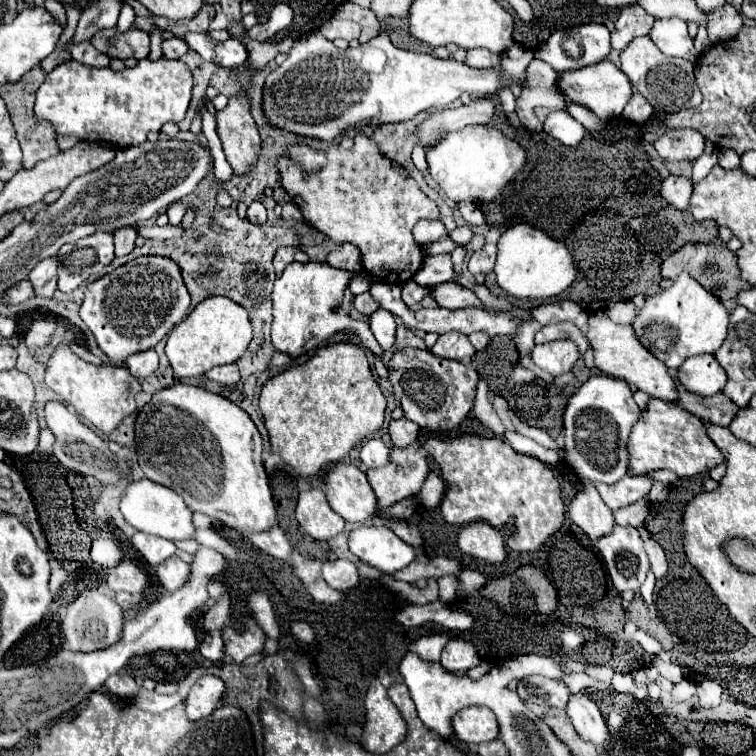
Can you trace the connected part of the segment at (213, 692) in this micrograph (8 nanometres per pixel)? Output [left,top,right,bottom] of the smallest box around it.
[184,675,224,721]

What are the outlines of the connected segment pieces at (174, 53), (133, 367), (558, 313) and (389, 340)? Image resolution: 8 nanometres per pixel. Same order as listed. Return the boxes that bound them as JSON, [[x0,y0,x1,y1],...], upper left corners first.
[[162,37,188,59],[126,349,158,379],[532,301,588,327],[370,309,396,351]]

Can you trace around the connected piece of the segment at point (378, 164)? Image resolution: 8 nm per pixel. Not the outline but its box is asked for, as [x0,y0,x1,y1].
[276,137,438,283]

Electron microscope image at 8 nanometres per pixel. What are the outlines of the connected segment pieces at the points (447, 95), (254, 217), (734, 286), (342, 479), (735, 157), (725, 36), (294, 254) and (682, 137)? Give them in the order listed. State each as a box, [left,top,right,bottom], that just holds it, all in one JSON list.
[[266,27,532,141],[246,203,266,225],[662,243,750,303],[324,463,376,523],[718,149,740,169],[706,3,742,43],[274,247,310,277],[654,129,704,161]]

